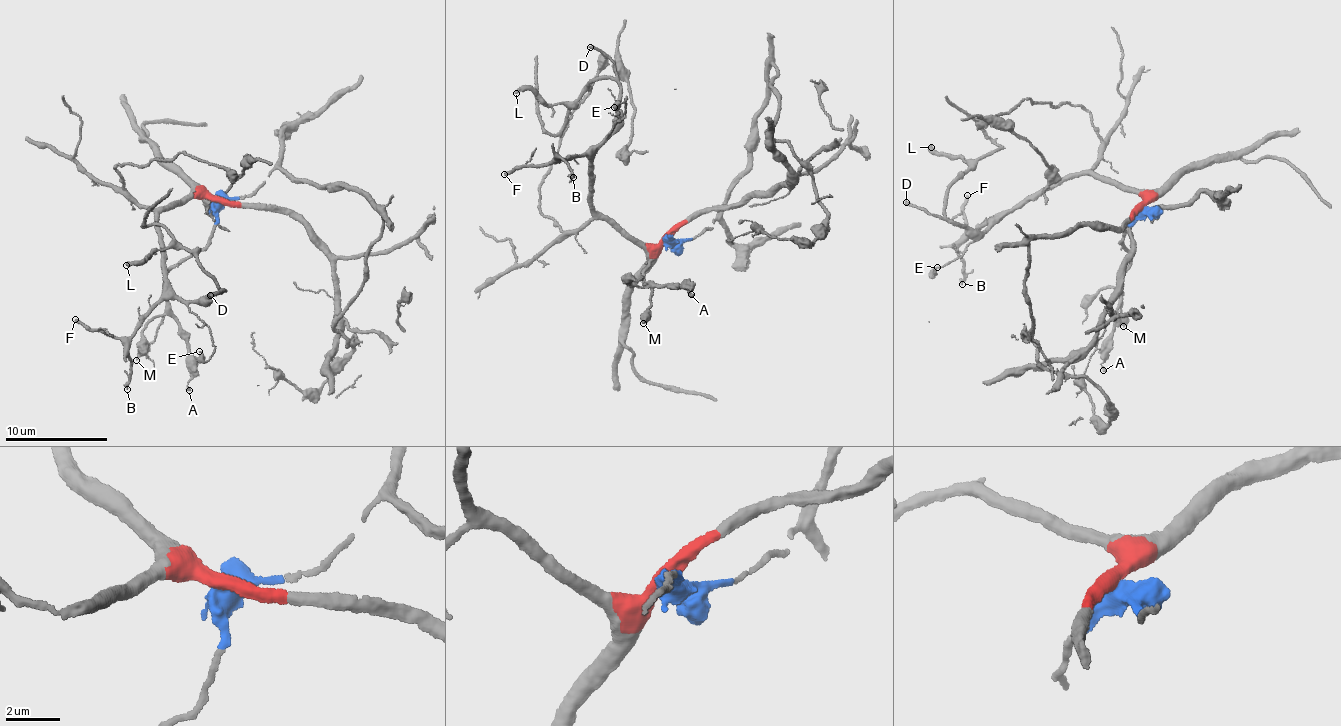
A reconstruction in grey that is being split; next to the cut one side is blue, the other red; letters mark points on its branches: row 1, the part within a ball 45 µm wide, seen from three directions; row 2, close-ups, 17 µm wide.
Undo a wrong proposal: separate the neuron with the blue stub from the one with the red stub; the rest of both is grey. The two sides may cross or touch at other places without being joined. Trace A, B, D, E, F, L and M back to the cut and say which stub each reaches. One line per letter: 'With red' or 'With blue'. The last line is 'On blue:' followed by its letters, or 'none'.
A: With blue
B: With red
D: With red
E: With red
F: With red
L: With red
M: With blue
On blue: A, M

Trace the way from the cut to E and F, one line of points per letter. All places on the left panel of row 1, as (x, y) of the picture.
E: (217, 200), (186, 198), (158, 215), (172, 290), (212, 333), (213, 354), (208, 360), (198, 351)
F: (217, 200), (186, 198), (158, 215), (167, 280), (132, 335), (89, 332), (76, 320)

